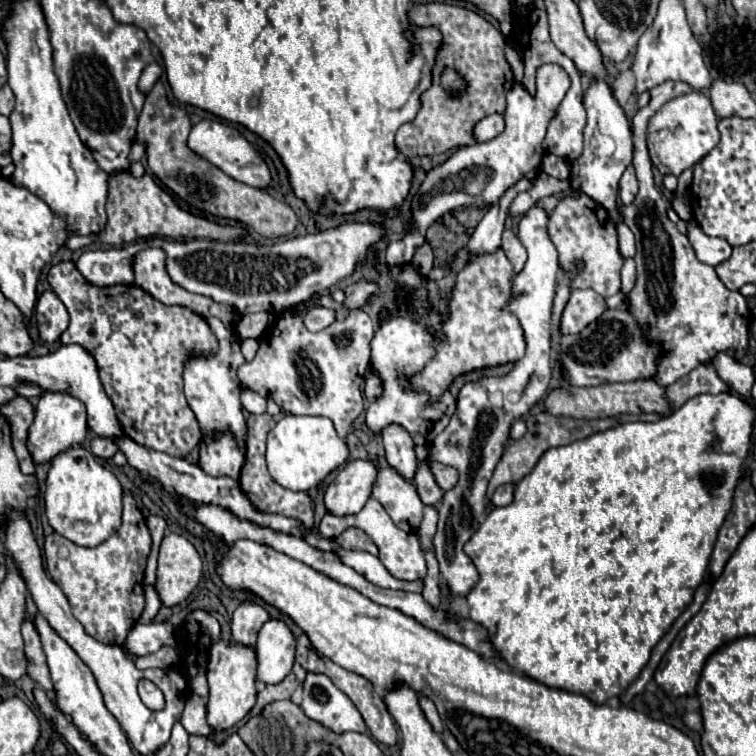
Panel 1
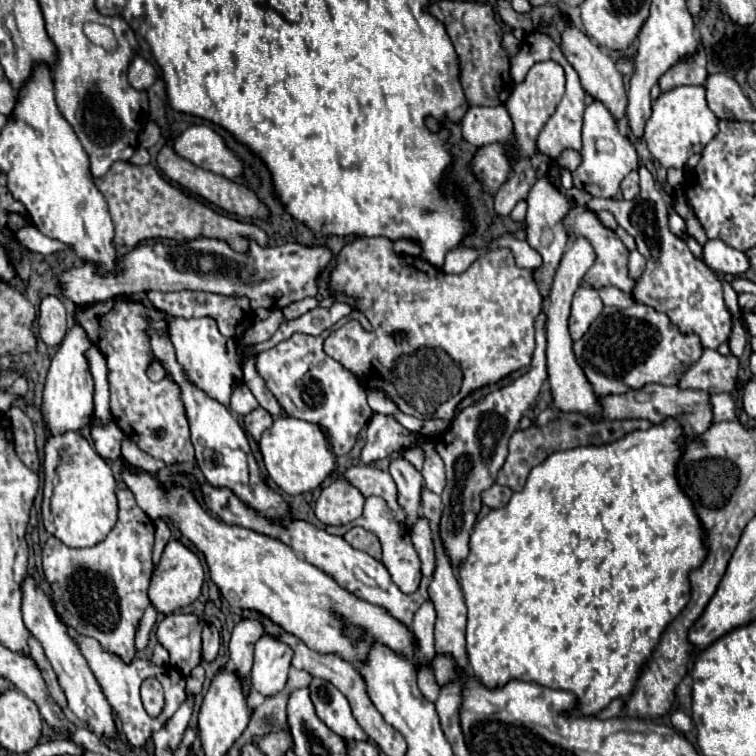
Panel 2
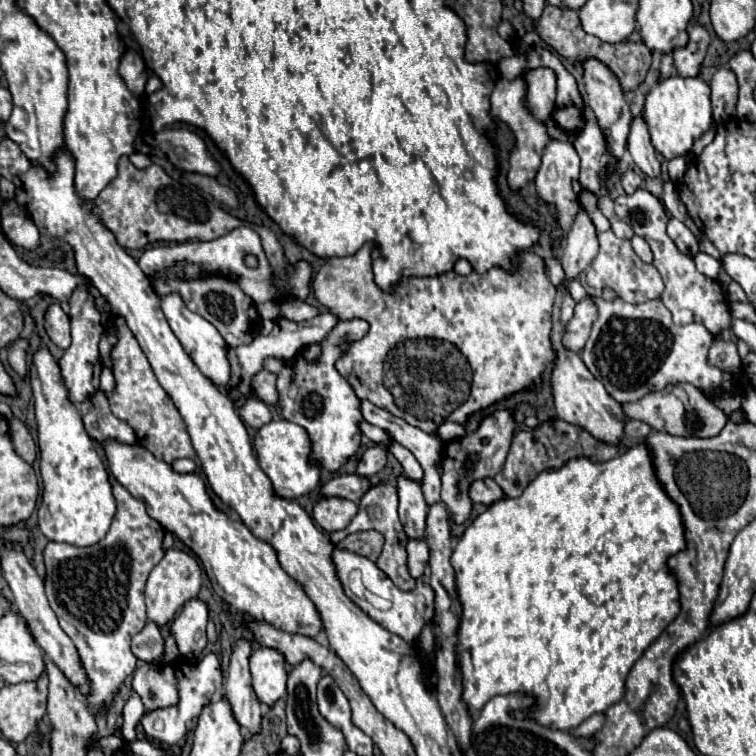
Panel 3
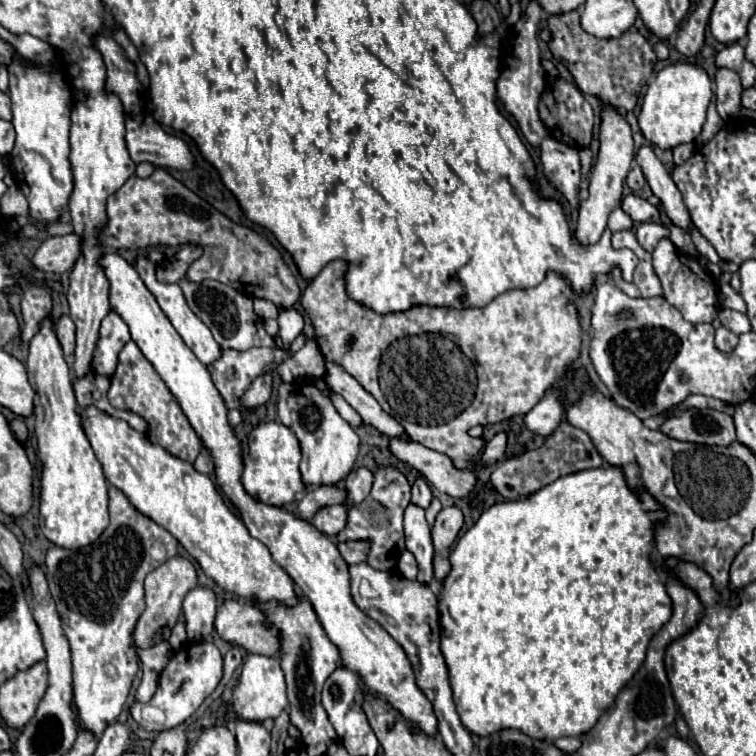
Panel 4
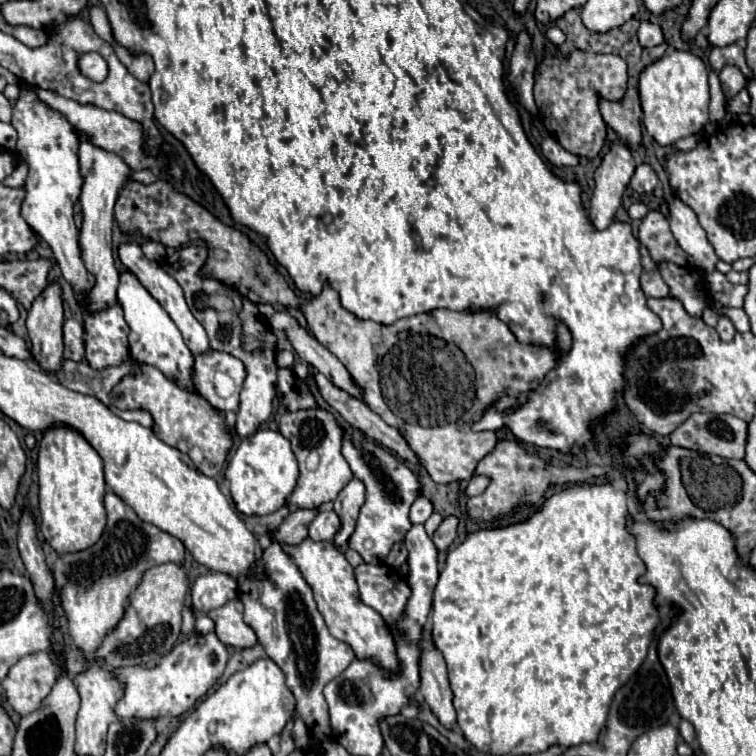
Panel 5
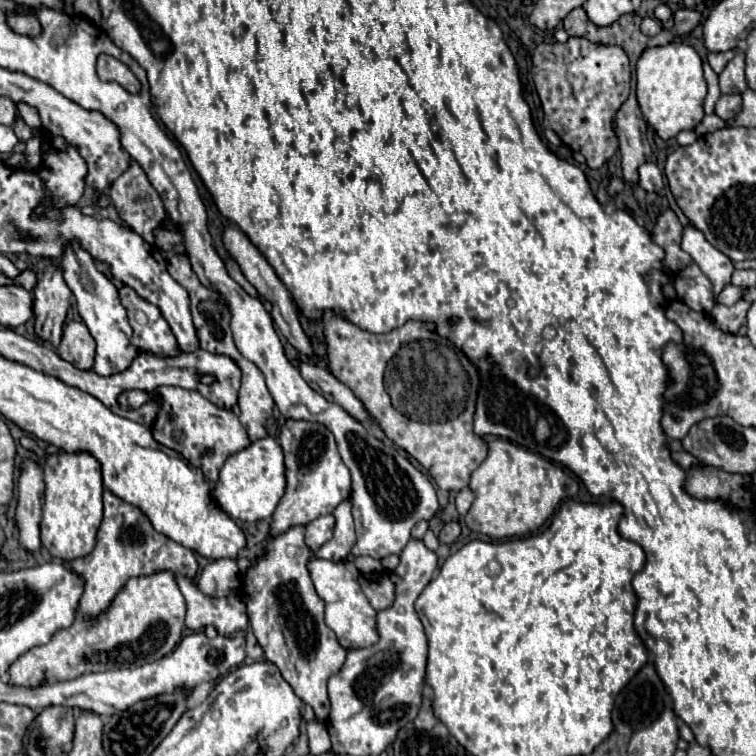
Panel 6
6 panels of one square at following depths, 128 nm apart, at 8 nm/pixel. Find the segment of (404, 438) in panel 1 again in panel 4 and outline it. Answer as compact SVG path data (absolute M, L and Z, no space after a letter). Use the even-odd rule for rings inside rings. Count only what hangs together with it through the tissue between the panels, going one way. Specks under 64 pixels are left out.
M410 504L404 512L404 532L406 532L406 548L414 554L418 562L418 582L420 584L430 584L434 580L434 568L432 568L432 558L434 558L434 548L432 548L432 536L430 528L424 520L424 510L416 508Z

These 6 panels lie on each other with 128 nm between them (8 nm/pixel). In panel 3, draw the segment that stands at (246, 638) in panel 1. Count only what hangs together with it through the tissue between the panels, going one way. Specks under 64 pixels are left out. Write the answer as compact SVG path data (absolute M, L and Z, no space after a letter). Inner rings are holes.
M240 640L232 650L228 682L226 682L226 698L234 712L236 722L244 728L246 736L256 736L262 732L262 708L250 684L250 642Z

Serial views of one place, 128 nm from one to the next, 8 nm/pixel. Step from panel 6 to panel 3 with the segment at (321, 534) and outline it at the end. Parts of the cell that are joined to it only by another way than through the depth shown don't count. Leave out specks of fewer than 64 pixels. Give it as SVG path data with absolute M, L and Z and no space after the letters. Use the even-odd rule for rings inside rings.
M320 498L314 506L314 520L316 524L324 530L324 532L336 532L336 530L344 530L352 516L358 512L358 506L350 500L340 500L340 498Z

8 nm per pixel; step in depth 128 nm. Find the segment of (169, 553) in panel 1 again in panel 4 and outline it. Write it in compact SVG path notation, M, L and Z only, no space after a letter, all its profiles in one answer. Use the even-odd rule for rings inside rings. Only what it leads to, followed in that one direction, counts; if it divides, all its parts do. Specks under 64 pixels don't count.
M174 556L172 560L166 560L164 564L160 564L156 570L152 570L146 576L144 582L144 594L146 594L146 608L140 614L134 632L132 632L132 648L152 648L160 642L166 642L172 634L172 628L182 612L182 602L184 596L198 584L196 580L196 570L192 566L190 560L182 558L182 556Z

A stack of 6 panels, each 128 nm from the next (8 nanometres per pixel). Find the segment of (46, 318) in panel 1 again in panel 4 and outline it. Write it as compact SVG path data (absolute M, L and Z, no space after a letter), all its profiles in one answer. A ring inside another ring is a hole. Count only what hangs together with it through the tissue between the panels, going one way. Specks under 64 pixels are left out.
M62 316L56 322L56 336L60 340L60 346L62 346L64 354L72 356L74 348L76 348L76 326L74 326L70 316Z

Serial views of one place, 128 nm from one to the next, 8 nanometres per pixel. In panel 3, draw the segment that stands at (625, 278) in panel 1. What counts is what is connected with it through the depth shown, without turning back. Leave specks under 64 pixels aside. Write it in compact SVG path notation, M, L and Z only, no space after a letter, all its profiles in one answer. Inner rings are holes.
M634 236L632 238L632 248L634 252L644 260L644 262L652 262L652 250L648 246L648 242L642 236Z

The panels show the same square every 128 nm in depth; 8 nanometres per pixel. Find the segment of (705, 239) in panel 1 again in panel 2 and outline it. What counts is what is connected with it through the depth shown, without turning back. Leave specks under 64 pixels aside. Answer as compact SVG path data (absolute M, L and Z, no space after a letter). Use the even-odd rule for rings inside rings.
M708 240L704 246L704 262L724 274L740 276L750 268L750 260L744 252L728 248L726 244L720 244L720 240Z

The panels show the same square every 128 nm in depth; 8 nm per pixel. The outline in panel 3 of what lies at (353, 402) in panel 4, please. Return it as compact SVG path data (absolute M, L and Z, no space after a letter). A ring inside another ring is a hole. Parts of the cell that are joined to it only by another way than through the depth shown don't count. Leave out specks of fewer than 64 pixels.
M360 400L360 410L362 410L362 416L364 416L364 420L366 420L368 424L374 424L374 426L382 428L384 432L388 432L388 436L390 436L390 438L394 438L398 444L402 444L404 448L408 448L408 450L416 456L416 460L418 460L418 462L422 464L422 468L424 468L422 492L424 492L424 498L426 498L428 506L432 506L432 504L440 502L440 470L438 470L440 458L442 458L442 454L440 454L440 452L442 452L442 444L440 444L440 440L438 440L436 436L432 436L432 434L420 432L418 428L410 426L406 420L392 416L388 410L378 408L378 406L374 406L374 404L372 404L372 402L368 402L368 400Z

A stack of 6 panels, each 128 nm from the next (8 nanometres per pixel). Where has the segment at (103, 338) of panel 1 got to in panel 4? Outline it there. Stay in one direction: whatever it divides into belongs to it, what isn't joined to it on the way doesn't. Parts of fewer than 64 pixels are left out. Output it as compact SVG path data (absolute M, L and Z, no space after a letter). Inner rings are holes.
M132 340L120 352L118 368L112 374L112 386L108 390L108 400L118 410L130 410L134 414L144 416L148 420L148 438L156 440L156 444L164 444L164 448L168 448L168 452L172 452L174 456L194 462L196 456L202 452L202 438L186 420L186 414L182 412L170 388L164 384L154 366L144 358L140 348Z

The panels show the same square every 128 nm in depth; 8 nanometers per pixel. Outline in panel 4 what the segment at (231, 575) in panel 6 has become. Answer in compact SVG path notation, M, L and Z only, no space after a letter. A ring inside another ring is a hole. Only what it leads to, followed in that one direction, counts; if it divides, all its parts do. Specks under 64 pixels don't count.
M196 586L184 598L184 620L188 640L204 640L214 630L214 618L218 610L218 596L208 586Z

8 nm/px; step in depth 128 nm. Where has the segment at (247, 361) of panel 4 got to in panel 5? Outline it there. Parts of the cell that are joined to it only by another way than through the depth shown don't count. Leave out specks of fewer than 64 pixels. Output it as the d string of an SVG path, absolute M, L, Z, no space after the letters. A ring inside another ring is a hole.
M202 352L202 354L194 354L194 366L192 366L192 388L204 396L216 410L220 412L228 412L228 410L238 410L238 392L242 388L246 370L244 364L226 354L226 352ZM222 370L228 376L232 376L232 380L236 382L236 392L228 398L220 398L214 390L214 374Z

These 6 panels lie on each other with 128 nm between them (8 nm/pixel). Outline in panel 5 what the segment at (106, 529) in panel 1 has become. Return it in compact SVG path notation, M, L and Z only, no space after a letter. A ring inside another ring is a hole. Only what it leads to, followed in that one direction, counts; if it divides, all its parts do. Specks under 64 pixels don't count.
M50 282L46 290L34 300L26 320L32 340L32 354L42 370L56 370L62 362L62 324L62 288L58 282ZM52 428L40 440L38 452L38 484L40 484L40 530L44 540L58 552L80 552L98 542L106 526L104 510L104 474L102 458L72 428Z

